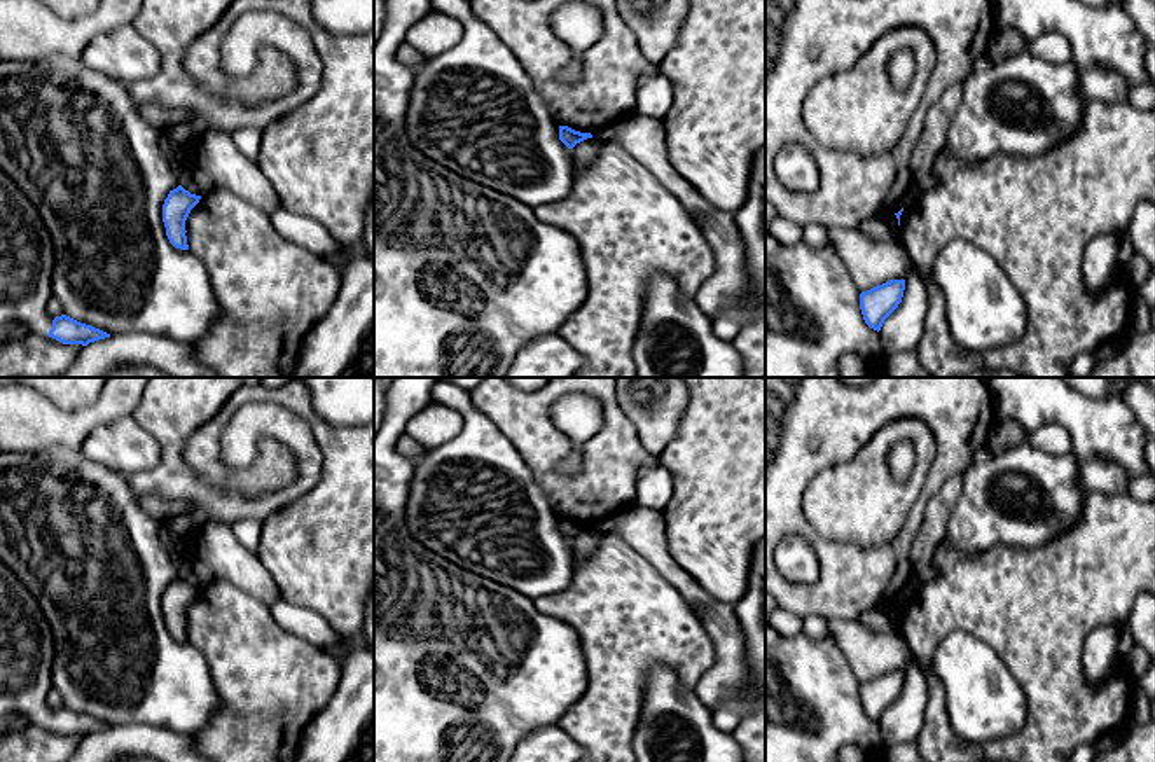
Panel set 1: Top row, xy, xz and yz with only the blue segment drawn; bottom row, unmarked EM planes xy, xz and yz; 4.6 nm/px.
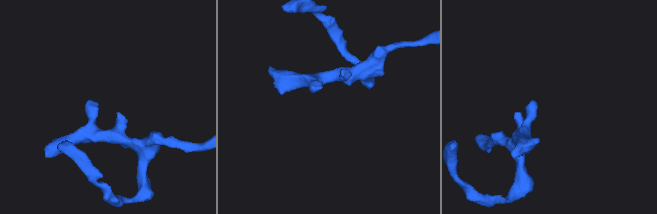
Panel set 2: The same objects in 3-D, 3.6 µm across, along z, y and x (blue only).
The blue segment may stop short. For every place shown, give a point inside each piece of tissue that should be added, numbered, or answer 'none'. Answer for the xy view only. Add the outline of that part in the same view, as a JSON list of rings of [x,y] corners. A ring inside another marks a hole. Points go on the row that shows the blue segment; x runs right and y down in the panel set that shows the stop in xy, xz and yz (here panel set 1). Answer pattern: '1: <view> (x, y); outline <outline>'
1: xy (27, 254); outline [[[0,168],[0,332],[28,325],[31,332],[49,334],[54,264],[54,245],[40,213]]]

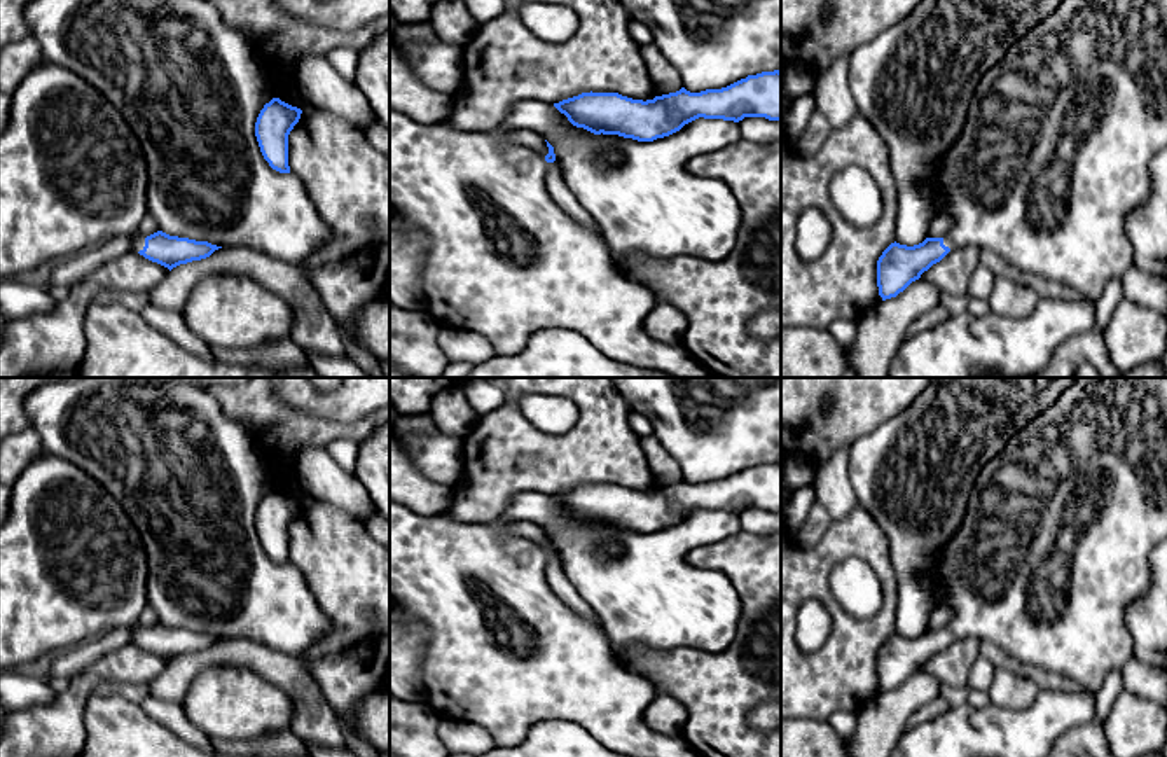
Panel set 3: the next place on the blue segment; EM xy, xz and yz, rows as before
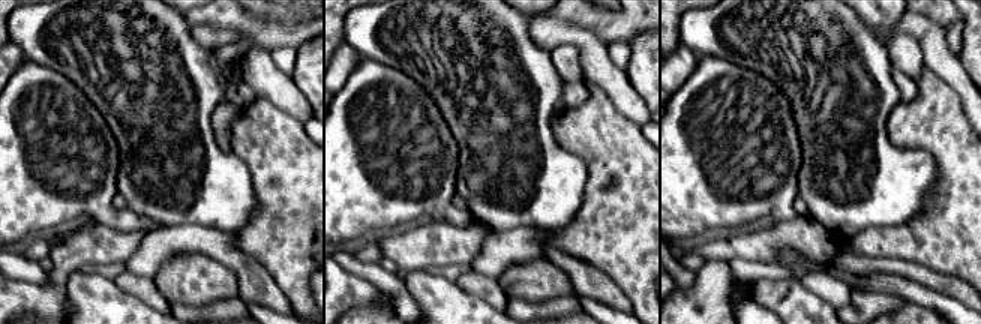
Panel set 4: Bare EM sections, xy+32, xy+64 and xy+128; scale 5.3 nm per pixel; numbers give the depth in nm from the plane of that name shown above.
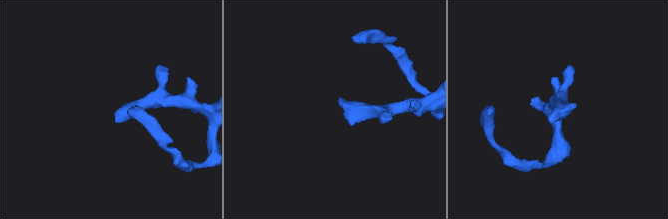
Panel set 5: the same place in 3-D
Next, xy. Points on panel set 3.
1: xy (72, 172); outline [[[42,61],[10,96],[9,122],[0,135],[0,280],[52,259],[65,260],[115,236],[129,236],[133,248],[143,250],[138,227],[147,215],[147,185],[145,154],[122,114],[73,70]]]

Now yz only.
1: yz (1056, 152); outline [[[1064,0],[1050,16],[1031,28],[980,79],[968,108],[966,126],[945,157],[935,166],[935,217],[949,215],[950,229],[943,236],[949,248],[975,245],[987,248],[1015,267],[1074,288],[1095,302],[1108,280],[1122,278],[1132,266],[1125,219],[1150,194],[1150,163],[1167,147],[1167,0]]]

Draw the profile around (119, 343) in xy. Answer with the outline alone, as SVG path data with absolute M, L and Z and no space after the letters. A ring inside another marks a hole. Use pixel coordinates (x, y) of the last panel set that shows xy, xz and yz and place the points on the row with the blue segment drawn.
M93 302L86 311L82 330L86 346L75 369L79 378L320 378L311 365L269 371L196 357L150 327L140 311L121 304Z

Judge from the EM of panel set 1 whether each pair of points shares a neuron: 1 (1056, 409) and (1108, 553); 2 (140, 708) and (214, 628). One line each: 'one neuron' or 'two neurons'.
1: two neurons
2: two neurons

